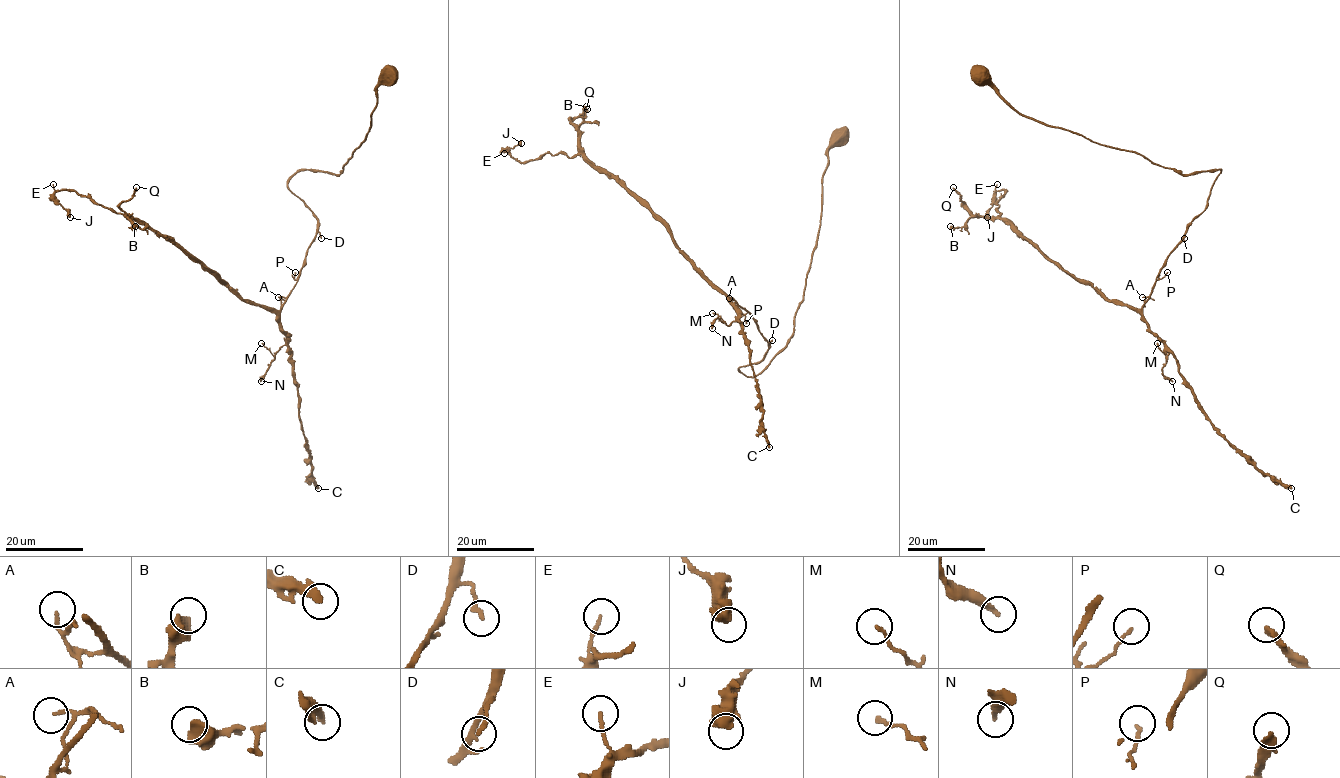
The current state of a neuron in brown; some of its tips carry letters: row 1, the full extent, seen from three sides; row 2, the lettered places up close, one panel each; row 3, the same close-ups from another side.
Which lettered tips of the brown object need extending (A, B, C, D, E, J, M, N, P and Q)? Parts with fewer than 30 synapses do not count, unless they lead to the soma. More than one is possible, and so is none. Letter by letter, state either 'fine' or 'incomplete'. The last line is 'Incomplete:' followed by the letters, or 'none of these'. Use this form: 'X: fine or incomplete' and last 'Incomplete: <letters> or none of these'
A: fine
B: fine
C: fine
D: fine
E: fine
J: fine
M: fine
N: fine
P: fine
Q: incomplete
Incomplete: Q

